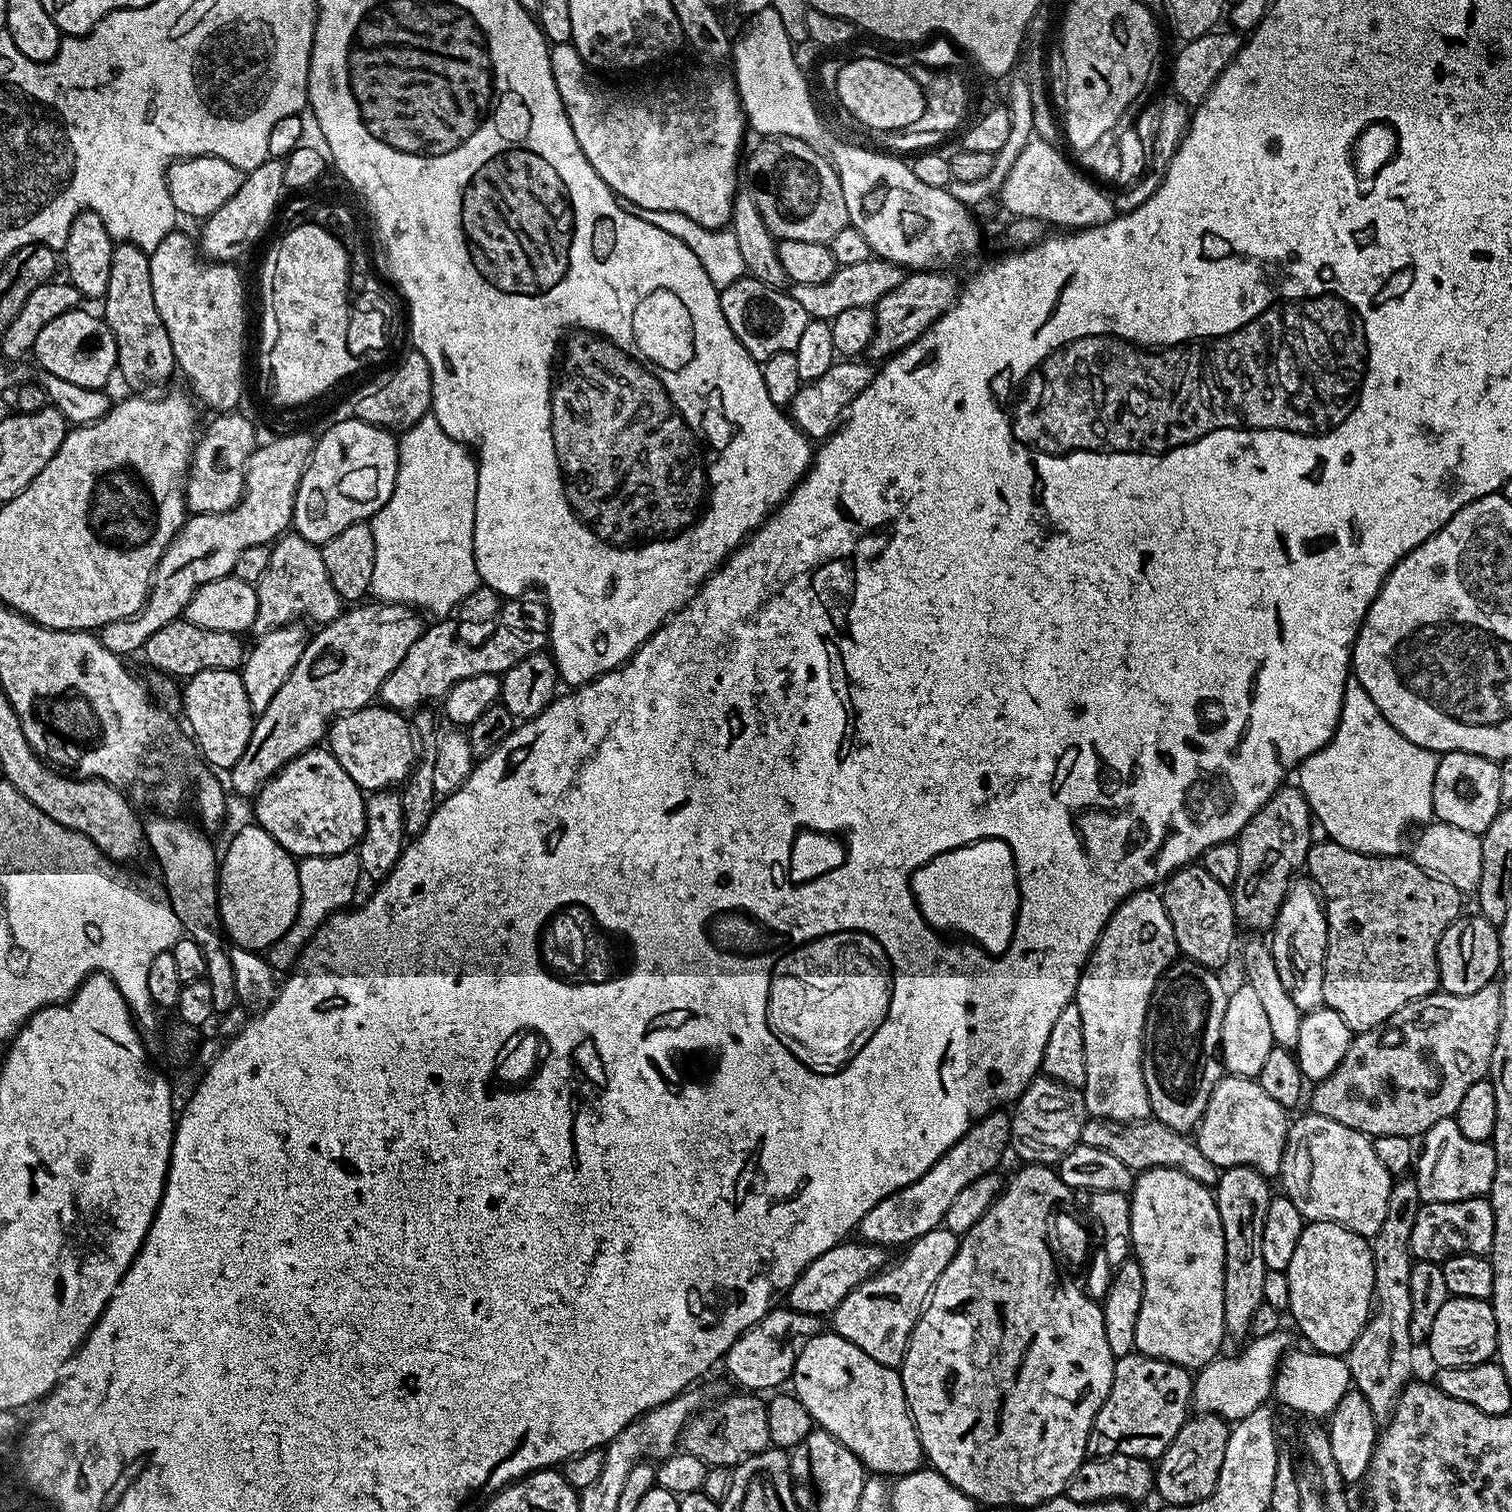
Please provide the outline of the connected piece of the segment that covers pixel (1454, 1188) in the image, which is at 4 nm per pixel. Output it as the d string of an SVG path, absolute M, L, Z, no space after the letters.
M1455 1119L1443 1120L1435 1124L1430 1131L1424 1133L1422 1143L1424 1143L1424 1149L1421 1152L1419 1149L1418 1159L1414 1164L1414 1179L1423 1203L1458 1202L1487 1197L1494 1182L1494 1150L1491 1143L1466 1138L1466 1134L1458 1130Z

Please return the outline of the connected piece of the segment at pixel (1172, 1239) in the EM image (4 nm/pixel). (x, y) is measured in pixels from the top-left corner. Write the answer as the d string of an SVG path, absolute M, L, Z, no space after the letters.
M1151 1168L1135 1177L1130 1193L1130 1241L1134 1259L1142 1266L1144 1293L1142 1310L1134 1330L1136 1352L1141 1356L1174 1362L1189 1370L1205 1368L1221 1355L1226 1339L1222 1298L1224 1297L1224 1235L1218 1218L1216 1197L1209 1185L1194 1182L1173 1168Z

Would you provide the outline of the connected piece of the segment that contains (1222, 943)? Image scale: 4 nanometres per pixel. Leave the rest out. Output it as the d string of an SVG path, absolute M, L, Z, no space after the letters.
M1193 862L1163 881L1162 899L1174 930L1179 955L1207 968L1220 970L1232 956L1238 931L1231 891L1216 882L1199 863Z

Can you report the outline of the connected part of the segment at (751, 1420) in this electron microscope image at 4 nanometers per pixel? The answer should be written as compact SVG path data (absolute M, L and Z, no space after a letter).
M756 1394L728 1396L717 1404L709 1403L689 1420L682 1437L683 1451L702 1458L709 1466L735 1466L746 1458L765 1452L772 1444L770 1425L766 1418L767 1403Z

